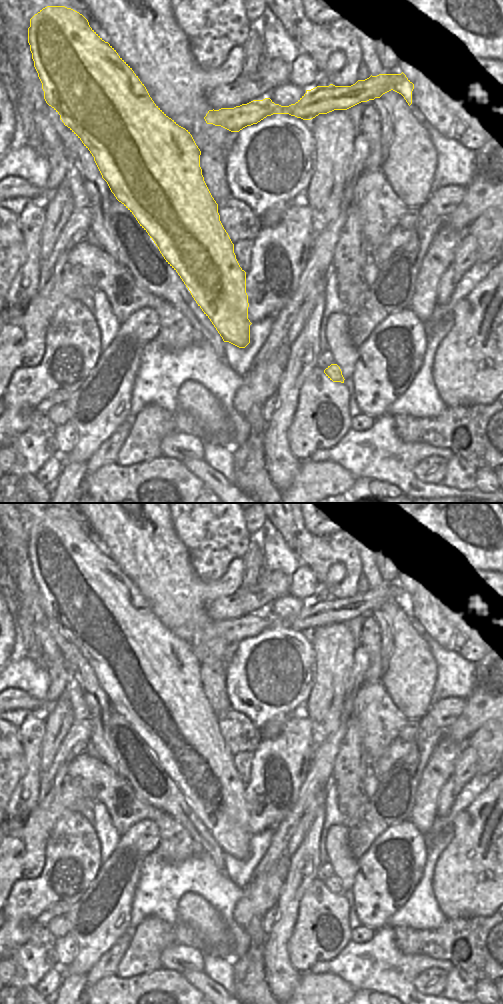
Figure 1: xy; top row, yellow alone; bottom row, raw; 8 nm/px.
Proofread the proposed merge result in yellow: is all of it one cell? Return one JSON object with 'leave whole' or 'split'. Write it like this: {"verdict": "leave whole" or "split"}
{"verdict": "split"}

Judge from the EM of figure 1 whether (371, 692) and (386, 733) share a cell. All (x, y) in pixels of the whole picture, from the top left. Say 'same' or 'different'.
same

